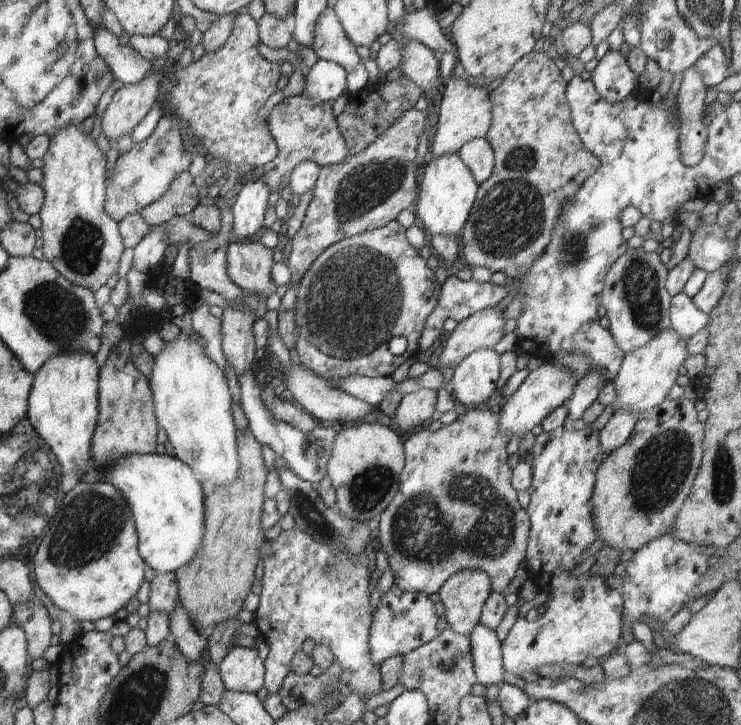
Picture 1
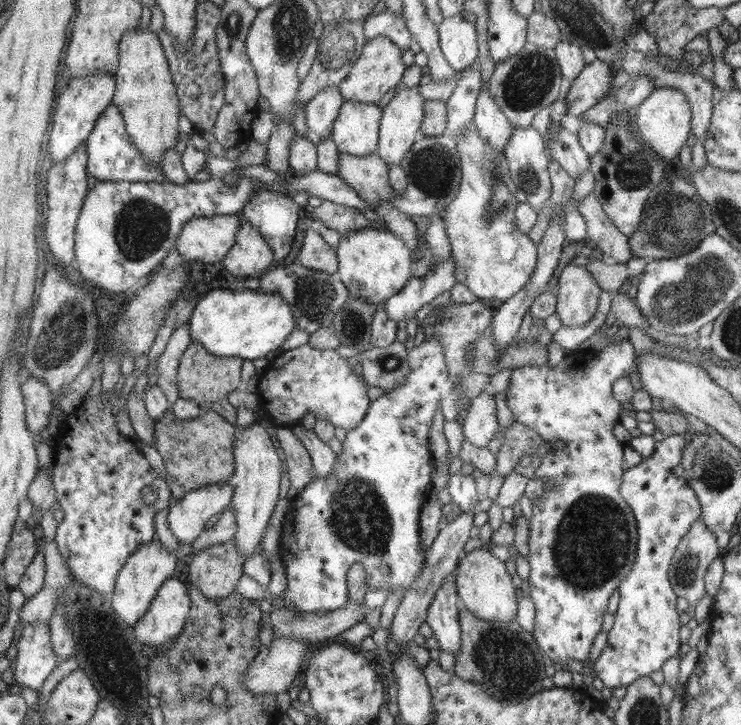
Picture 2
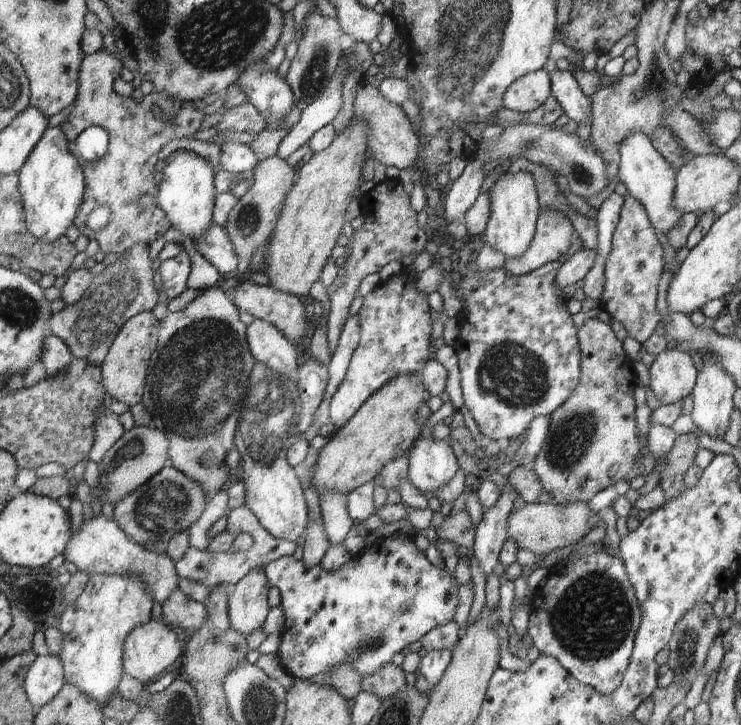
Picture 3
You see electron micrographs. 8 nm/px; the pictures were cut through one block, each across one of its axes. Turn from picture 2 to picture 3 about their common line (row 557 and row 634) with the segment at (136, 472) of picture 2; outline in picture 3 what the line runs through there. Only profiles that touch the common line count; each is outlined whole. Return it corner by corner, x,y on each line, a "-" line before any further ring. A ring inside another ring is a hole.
92,574
82,594
67,605
56,627
64,636
64,646
58,657
65,682
80,688
88,698
102,707
116,694
124,674
124,640
136,626
152,618
152,594
140,578
132,574

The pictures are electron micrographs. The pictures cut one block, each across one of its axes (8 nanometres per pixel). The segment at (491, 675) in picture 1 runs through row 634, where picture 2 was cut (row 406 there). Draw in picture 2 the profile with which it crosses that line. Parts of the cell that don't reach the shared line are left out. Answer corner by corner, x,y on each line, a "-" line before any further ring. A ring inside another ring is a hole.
487,389
475,396
462,424
465,440
478,448
487,448
499,429
493,395

